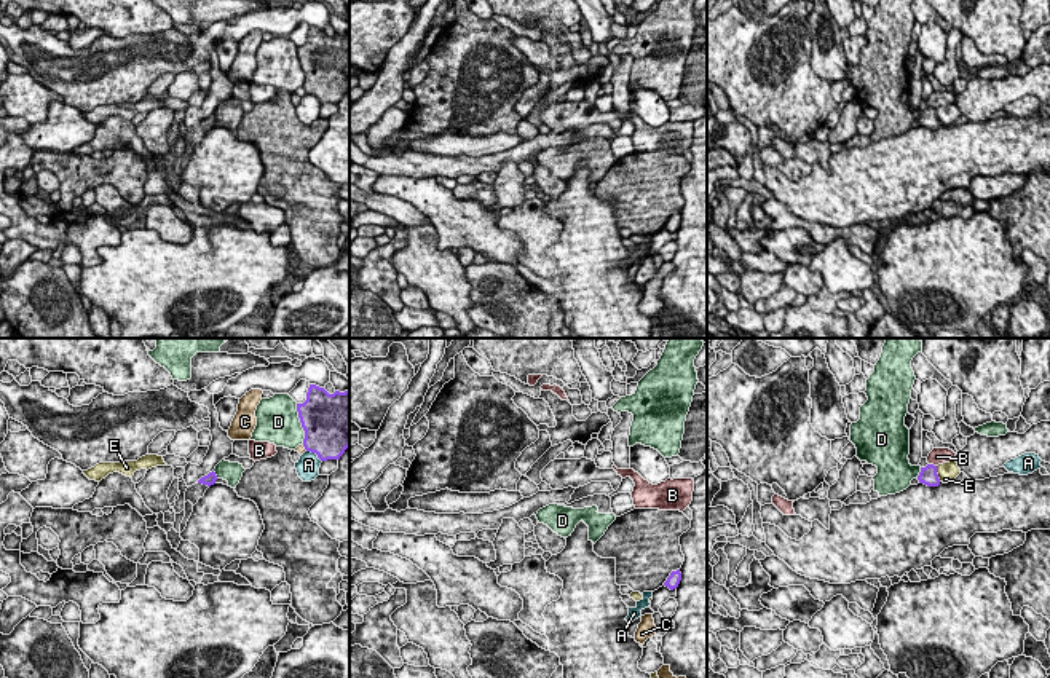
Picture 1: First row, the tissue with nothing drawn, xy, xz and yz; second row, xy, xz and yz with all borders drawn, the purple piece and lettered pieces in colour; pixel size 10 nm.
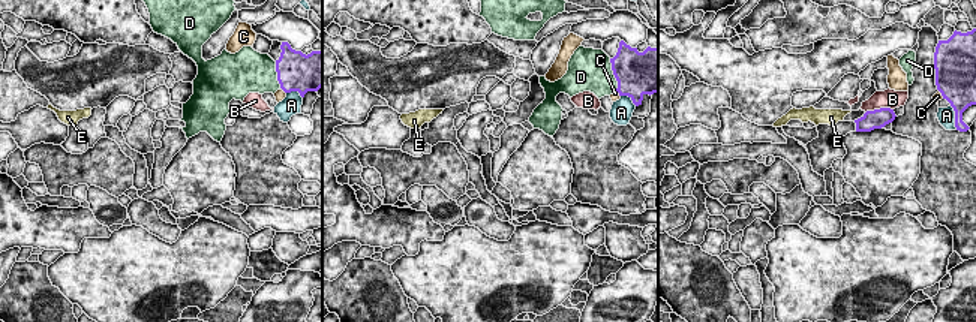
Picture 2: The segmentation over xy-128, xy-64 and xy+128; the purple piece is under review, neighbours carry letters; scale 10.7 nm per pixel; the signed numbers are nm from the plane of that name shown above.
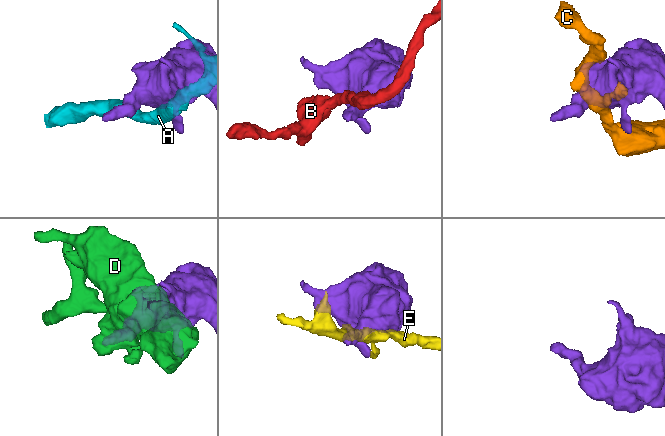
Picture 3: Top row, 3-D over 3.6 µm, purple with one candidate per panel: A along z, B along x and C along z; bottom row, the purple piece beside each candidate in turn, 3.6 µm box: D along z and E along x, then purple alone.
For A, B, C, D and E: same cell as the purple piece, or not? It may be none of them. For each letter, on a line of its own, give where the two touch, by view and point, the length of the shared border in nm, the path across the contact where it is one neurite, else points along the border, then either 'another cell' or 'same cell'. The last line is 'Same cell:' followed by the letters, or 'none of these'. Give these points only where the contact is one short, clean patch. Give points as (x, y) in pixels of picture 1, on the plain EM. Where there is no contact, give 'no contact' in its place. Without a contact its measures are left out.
A: contact xy (315, 94); length 200 nm; another cell
B: contact yz (932, 107); length 90 nm; border yz (929, 106), (935, 109); another cell
C: contact xy (303, 88); length 100 nm; another cell
D: contact xy (300, 64); length 400 nm; another cell
E: contact yz (937, 117); length 170 nm; another cell
Same cell: none of these

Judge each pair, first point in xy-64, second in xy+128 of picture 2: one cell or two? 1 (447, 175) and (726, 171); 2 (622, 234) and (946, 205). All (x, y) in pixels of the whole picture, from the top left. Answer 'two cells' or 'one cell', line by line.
1: one cell
2: one cell

